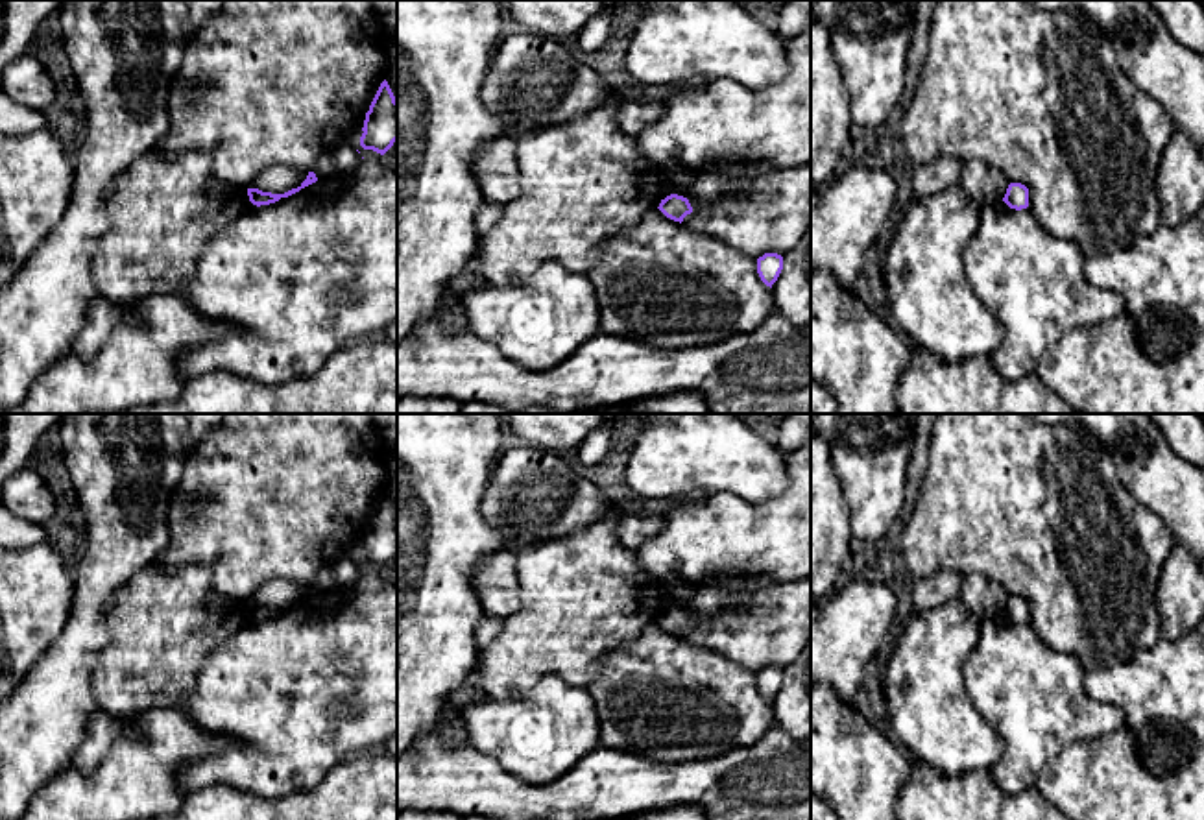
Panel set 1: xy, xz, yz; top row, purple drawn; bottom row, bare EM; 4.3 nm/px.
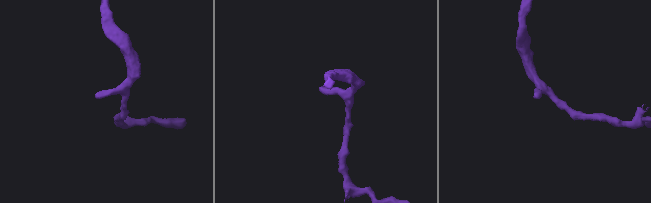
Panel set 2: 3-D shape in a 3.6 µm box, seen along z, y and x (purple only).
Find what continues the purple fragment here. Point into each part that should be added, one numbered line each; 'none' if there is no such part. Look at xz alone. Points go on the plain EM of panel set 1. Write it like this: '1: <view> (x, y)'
none

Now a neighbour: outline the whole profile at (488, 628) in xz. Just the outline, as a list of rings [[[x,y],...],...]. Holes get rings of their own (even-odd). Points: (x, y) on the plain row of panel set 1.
[[[482,617],[475,628],[475,641],[478,648],[488,646],[502,630],[502,619]]]

